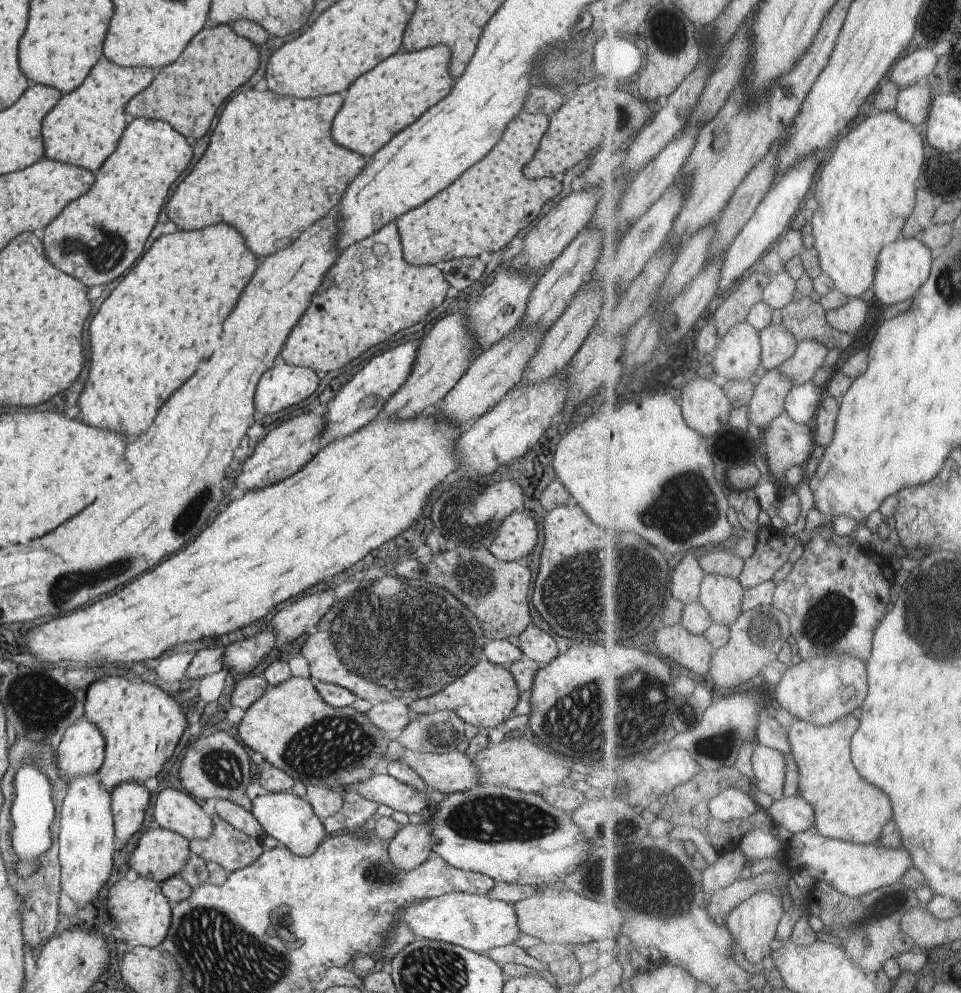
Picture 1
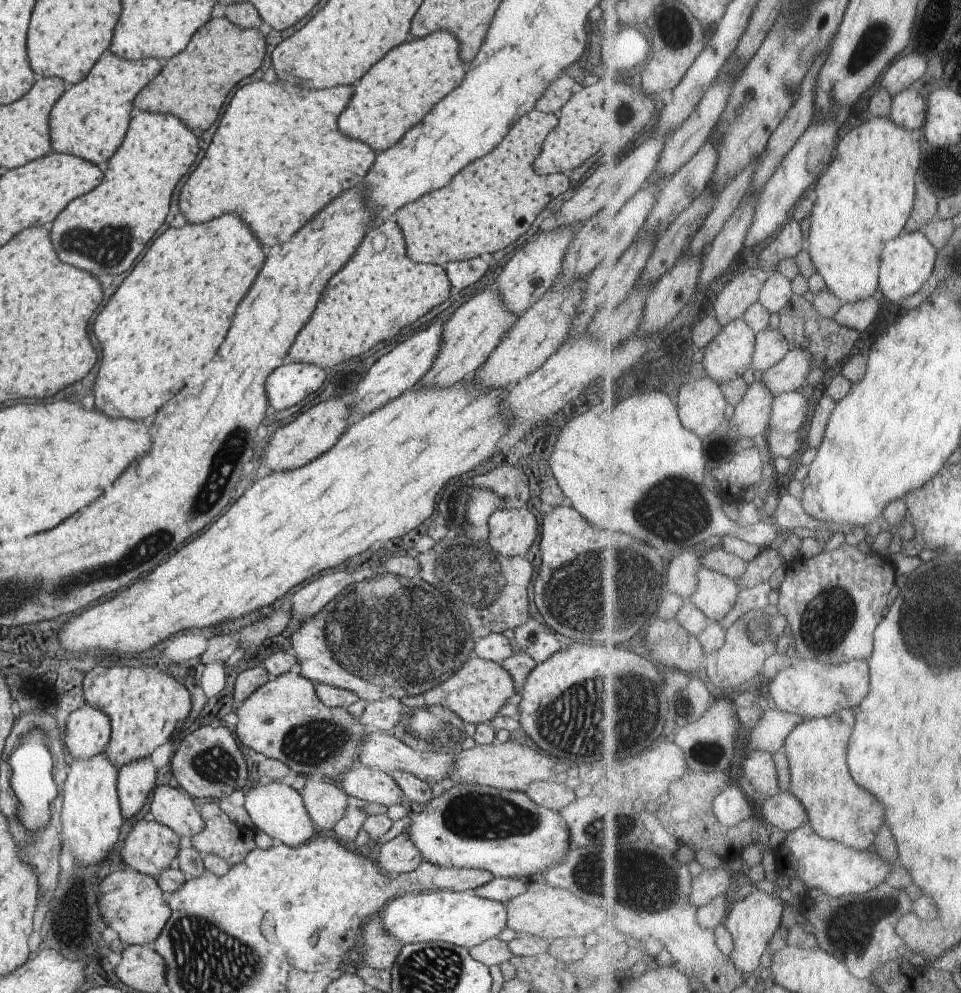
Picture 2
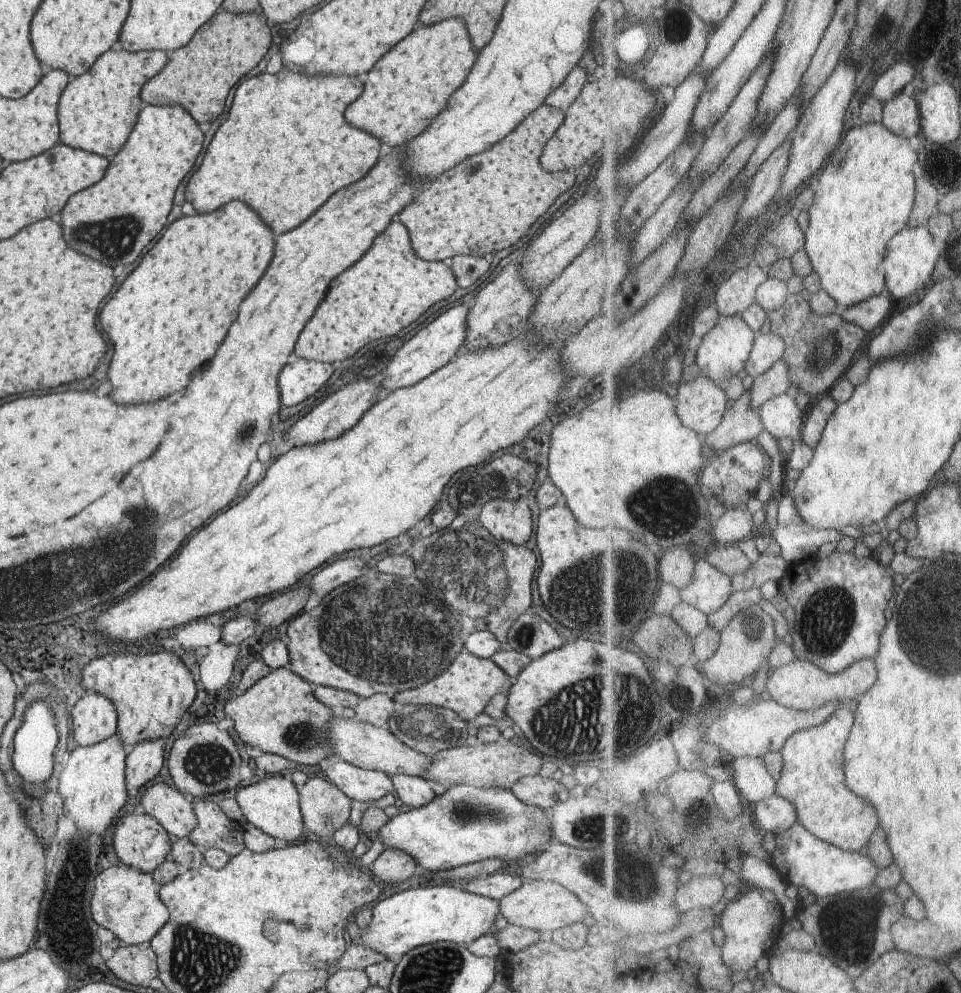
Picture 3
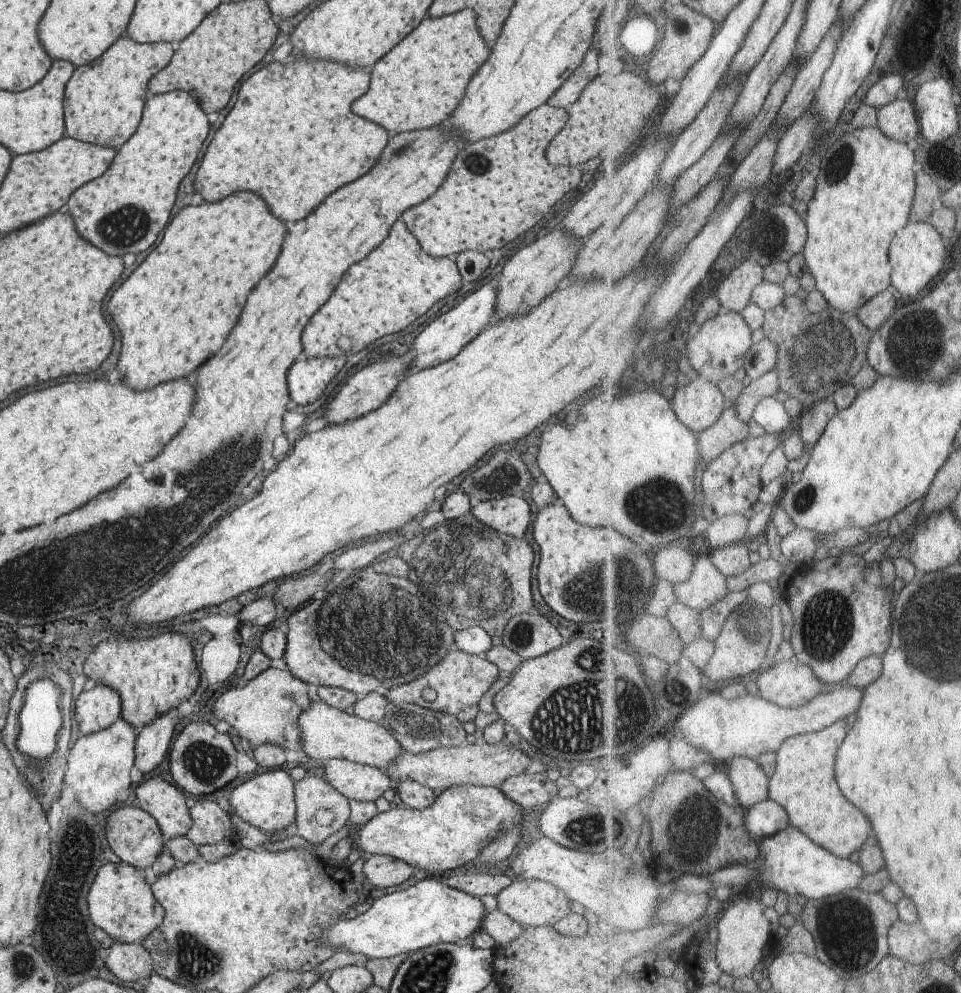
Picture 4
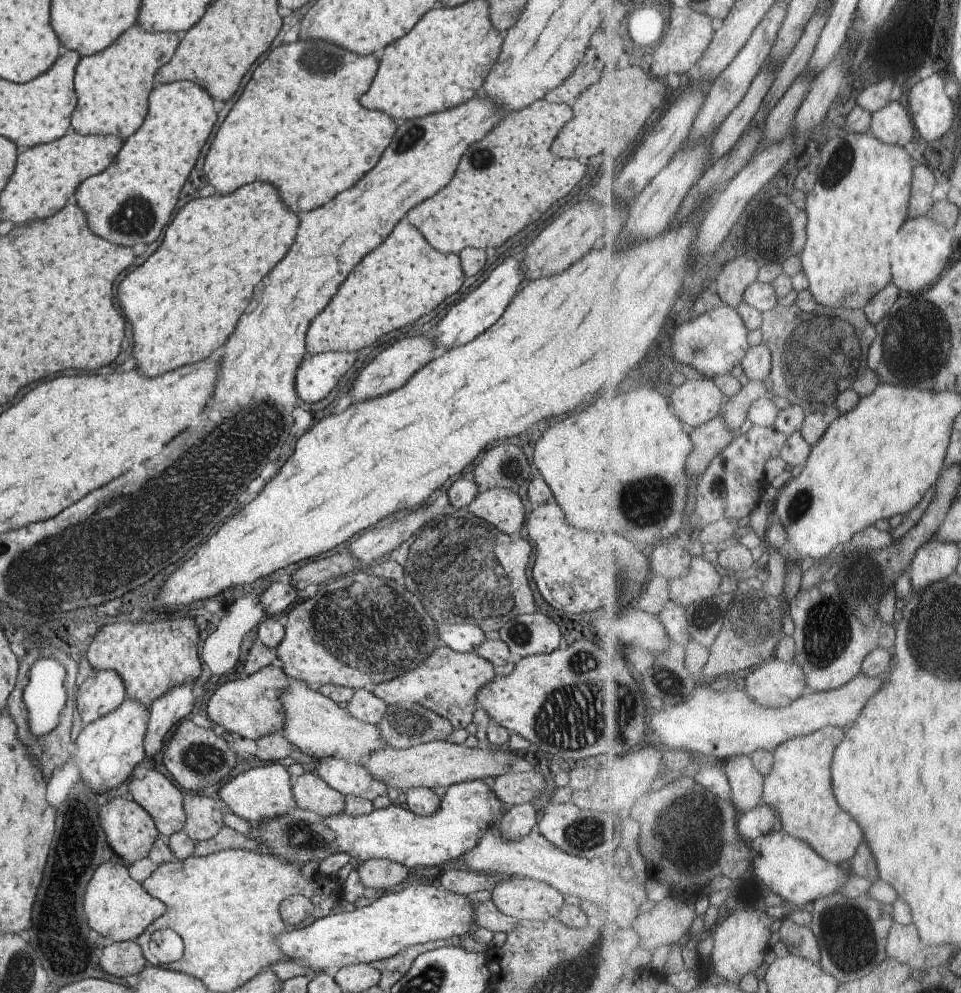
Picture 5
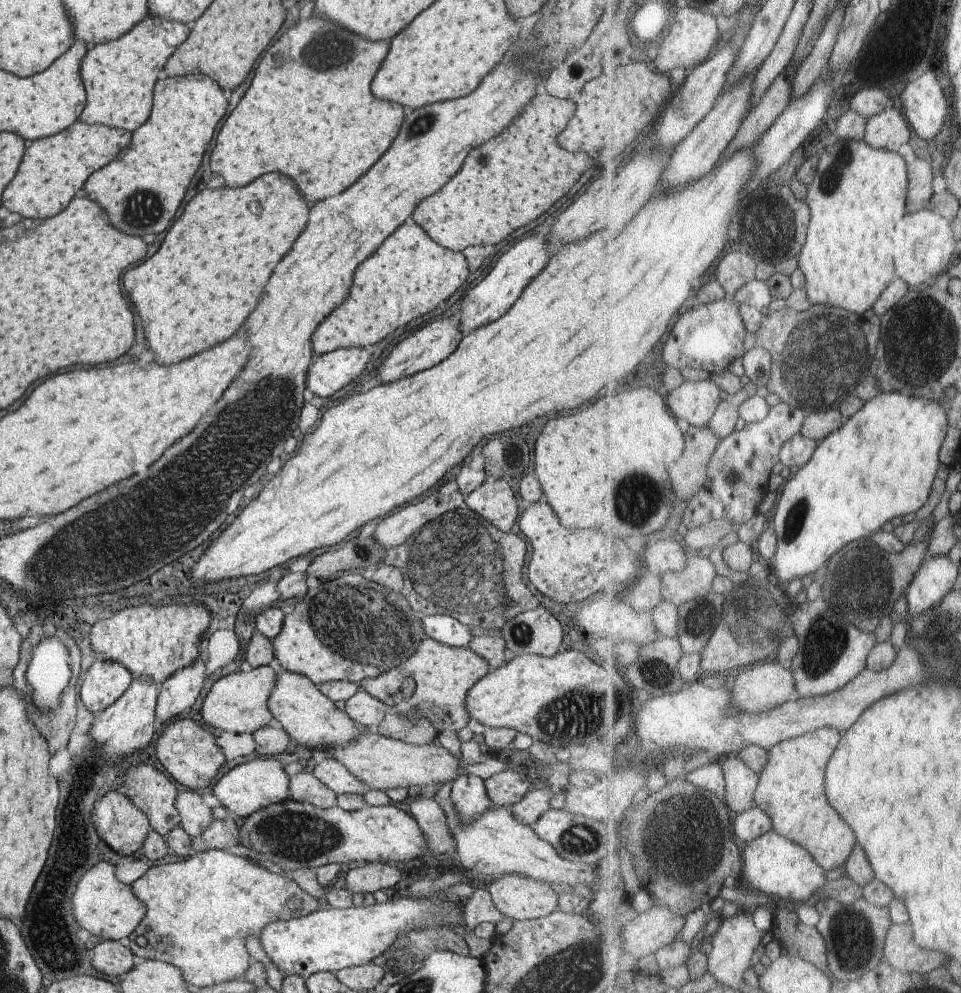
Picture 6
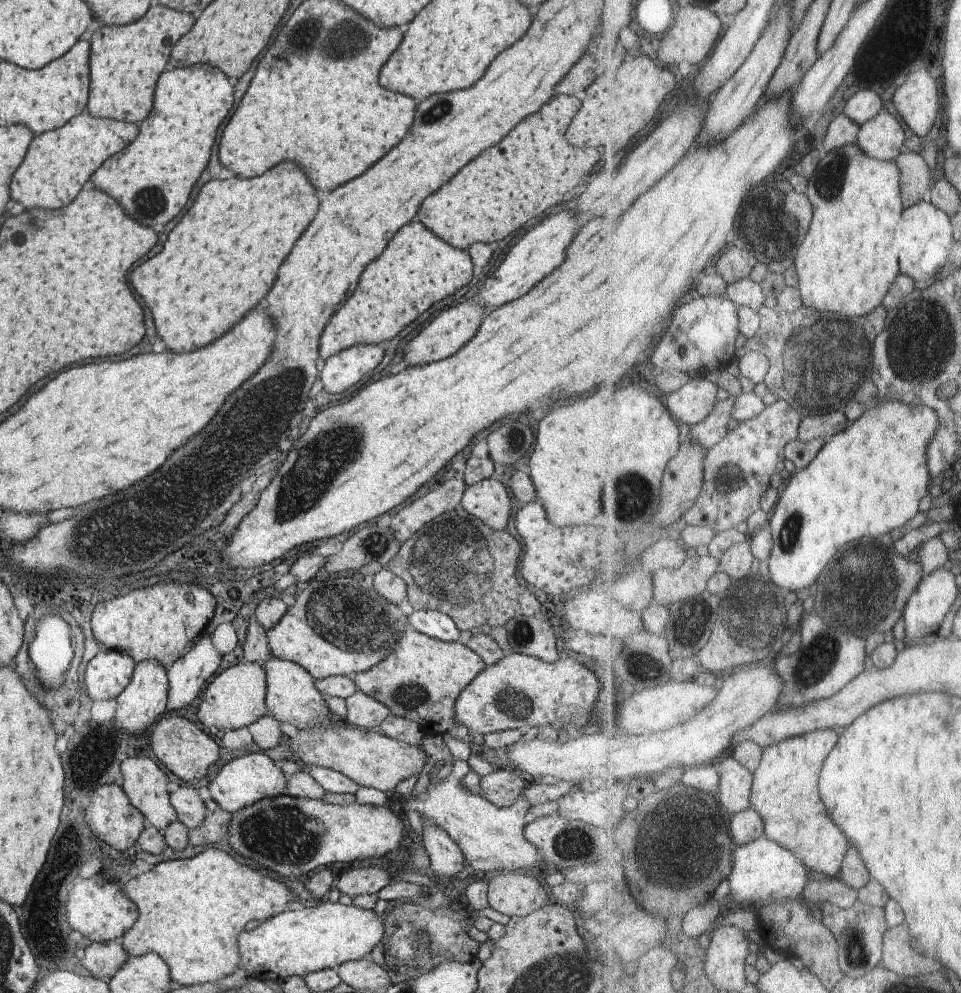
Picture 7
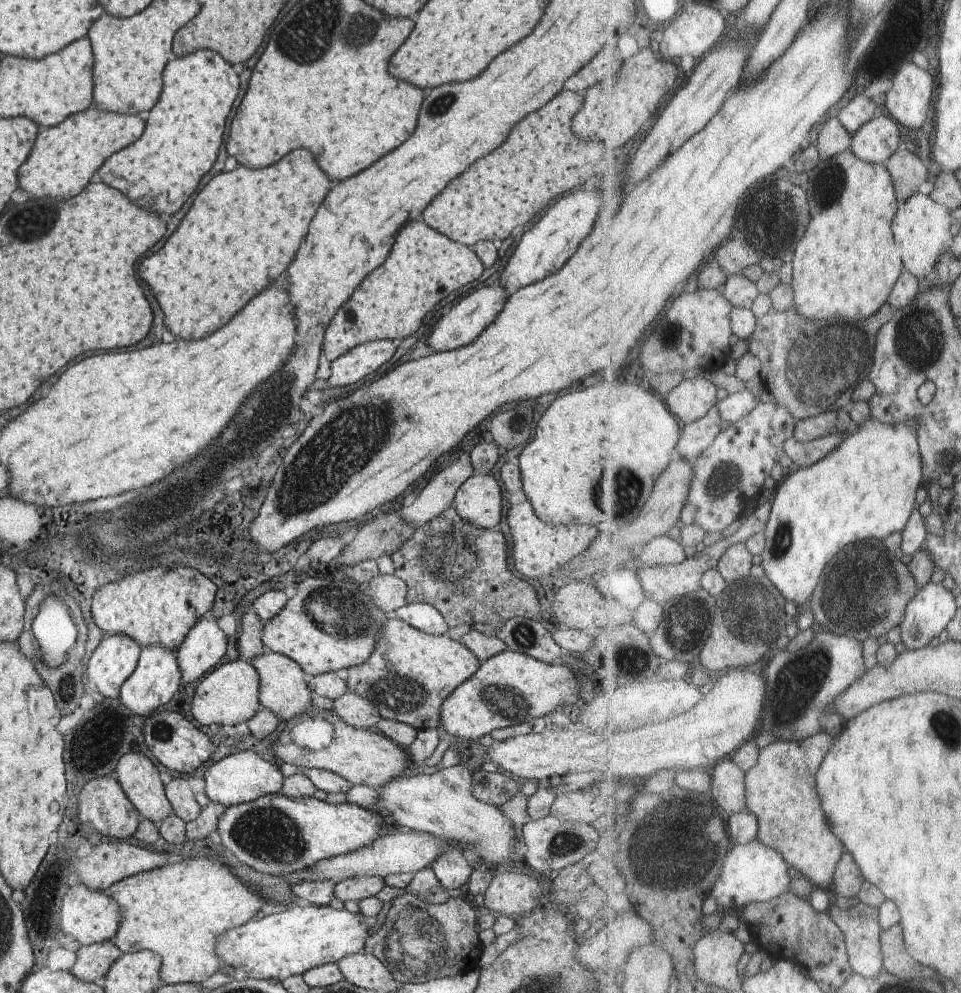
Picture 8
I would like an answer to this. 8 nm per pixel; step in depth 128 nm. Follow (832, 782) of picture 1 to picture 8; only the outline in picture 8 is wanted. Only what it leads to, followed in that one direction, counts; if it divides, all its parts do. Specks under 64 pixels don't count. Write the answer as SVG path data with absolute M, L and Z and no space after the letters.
M820 732L804 740L775 741L762 750L760 763L756 768L748 772L749 809L762 816L762 830L759 839L778 852L788 860L788 864L798 869L802 875L814 880L818 887L829 890L834 887L838 866L846 855L846 842L834 832L828 814L822 804L822 796L818 790L818 776L826 758L833 752L838 737L830 732Z

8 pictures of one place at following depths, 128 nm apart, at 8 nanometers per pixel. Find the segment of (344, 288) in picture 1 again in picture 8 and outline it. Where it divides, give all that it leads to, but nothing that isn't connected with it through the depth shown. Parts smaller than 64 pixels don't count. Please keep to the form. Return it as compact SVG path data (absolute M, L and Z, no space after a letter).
M422 220L406 223L390 254L336 312L326 330L322 352L331 363L352 348L374 340L396 340L421 328L426 314L452 292L476 282L484 265L471 247L446 238Z

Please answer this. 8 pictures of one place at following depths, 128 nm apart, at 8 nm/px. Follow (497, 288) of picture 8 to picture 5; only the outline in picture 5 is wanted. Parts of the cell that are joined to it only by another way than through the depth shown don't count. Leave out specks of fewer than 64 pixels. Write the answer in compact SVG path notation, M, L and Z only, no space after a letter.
M432 335L414 336L408 339L400 340L393 346L382 351L372 362L365 368L358 371L356 380L352 384L350 396L352 402L362 402L362 400L370 400L376 396L382 396L386 392L392 392L394 388L400 388L402 384L406 384L406 380L422 367L425 367L436 355L435 342Z

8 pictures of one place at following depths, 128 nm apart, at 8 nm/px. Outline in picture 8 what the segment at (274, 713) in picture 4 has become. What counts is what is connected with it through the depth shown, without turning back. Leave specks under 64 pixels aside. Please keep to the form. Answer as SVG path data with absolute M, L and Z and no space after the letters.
M241 658L226 662L226 664L222 664L221 666L216 666L216 669L208 672L202 678L202 681L198 684L194 692L194 698L192 700L194 720L196 720L198 724L208 727L211 727L212 724L219 726L232 725L236 727L237 724L250 721L262 708L258 696L258 682L258 672L254 670L254 666Z

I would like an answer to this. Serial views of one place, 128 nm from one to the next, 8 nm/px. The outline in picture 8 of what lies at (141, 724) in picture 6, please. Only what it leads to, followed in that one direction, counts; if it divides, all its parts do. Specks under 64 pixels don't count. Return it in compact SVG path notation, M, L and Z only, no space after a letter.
M150 644L141 648L138 664L132 675L121 685L119 699L132 714L148 717L155 710L168 704L171 698L180 690L182 672L178 667L178 654L162 644Z

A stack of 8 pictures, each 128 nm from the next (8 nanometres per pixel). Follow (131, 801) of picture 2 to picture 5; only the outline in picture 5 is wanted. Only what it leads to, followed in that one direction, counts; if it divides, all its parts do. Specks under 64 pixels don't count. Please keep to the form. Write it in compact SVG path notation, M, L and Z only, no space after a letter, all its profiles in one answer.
M190 683L170 689L151 704L148 708L143 744L147 764L154 754L162 750L164 740L170 736L168 732L172 730L172 726L176 726L180 720L184 721L184 718L192 712L192 704L194 704L194 694Z

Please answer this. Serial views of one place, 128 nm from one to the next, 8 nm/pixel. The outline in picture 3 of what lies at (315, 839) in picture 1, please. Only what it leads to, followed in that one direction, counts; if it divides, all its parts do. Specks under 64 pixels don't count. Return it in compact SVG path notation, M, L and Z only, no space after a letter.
M276 775L266 778L240 789L235 799L247 822L262 830L264 834L274 837L278 844L289 844L305 838L303 818L299 807L299 792L291 779Z

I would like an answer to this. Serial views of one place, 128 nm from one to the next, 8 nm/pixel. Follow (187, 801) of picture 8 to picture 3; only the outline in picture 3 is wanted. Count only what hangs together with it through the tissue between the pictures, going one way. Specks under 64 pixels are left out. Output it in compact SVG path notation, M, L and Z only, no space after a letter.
M195 799L193 809L198 826L188 838L203 852L222 849L232 858L246 850L242 824L230 820L219 804L208 799Z

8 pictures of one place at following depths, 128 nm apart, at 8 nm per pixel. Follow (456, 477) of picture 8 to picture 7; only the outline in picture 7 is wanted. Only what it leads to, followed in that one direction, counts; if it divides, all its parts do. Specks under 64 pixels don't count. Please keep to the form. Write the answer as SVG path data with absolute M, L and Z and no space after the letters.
M462 477L446 480L440 488L428 492L418 498L418 502L410 502L400 512L392 516L390 530L396 540L403 543L424 525L438 518L445 512L452 512L463 499L466 484Z

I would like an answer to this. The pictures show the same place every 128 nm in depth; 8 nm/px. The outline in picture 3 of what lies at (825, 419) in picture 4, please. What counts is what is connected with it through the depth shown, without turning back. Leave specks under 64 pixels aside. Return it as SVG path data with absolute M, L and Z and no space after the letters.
M832 394L824 397L814 408L803 435L804 441L815 450L822 442L826 429L829 427L830 419L833 414L840 408L841 402L836 400Z

